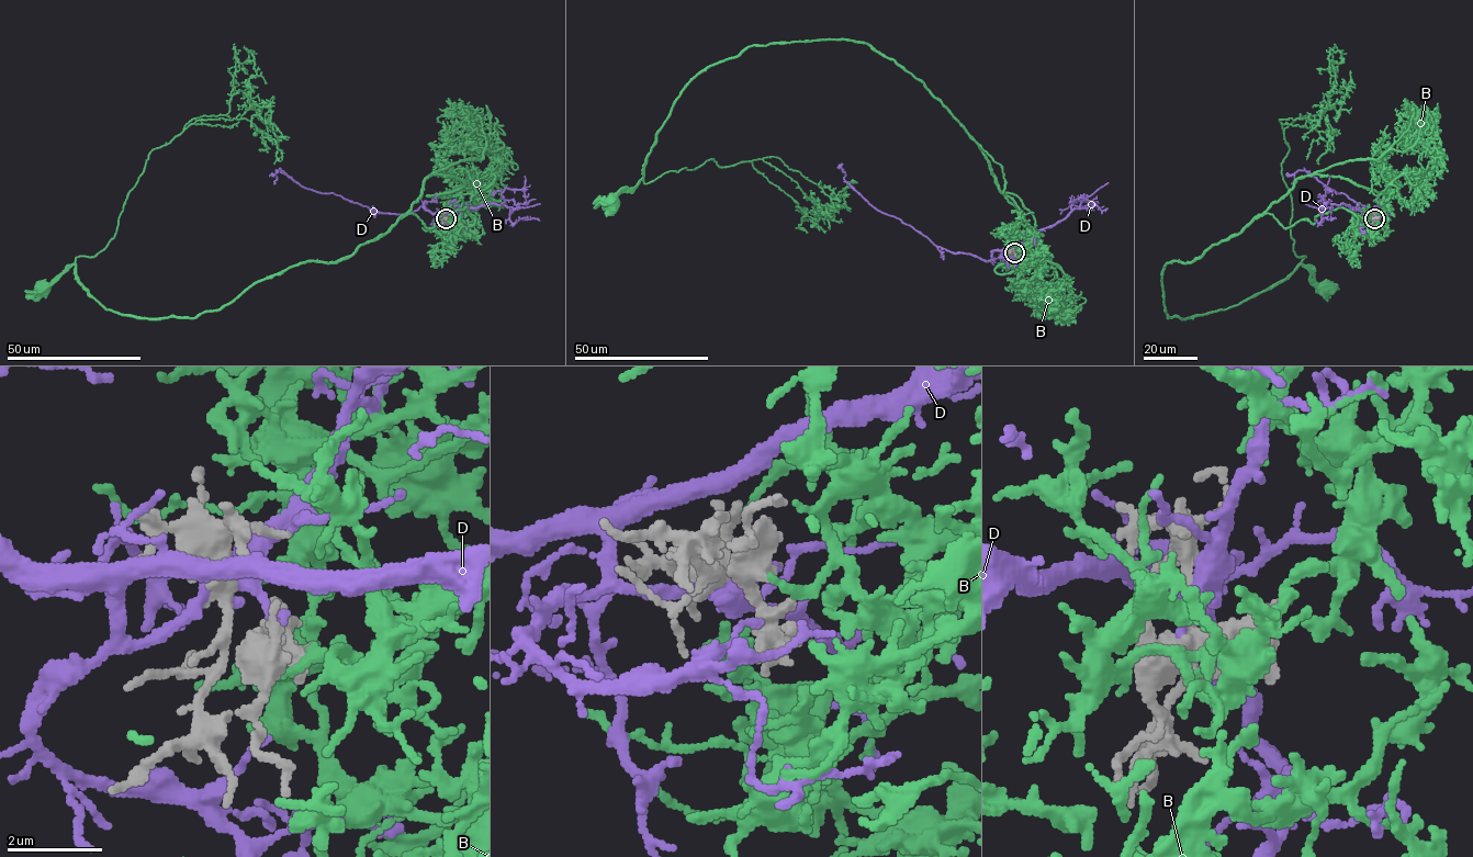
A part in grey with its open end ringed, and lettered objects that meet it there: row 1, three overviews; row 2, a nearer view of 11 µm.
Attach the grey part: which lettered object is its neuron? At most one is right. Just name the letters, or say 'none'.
B

